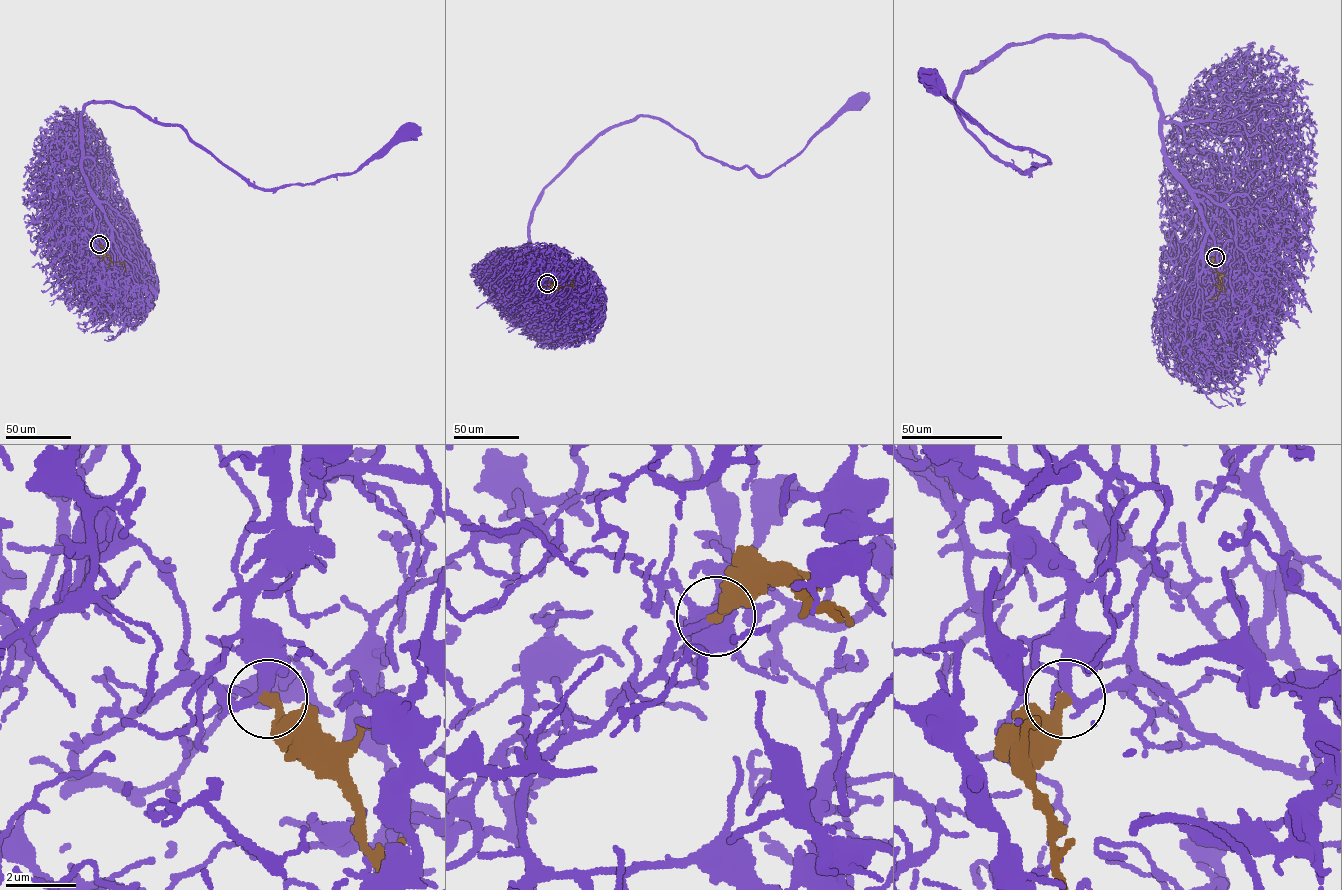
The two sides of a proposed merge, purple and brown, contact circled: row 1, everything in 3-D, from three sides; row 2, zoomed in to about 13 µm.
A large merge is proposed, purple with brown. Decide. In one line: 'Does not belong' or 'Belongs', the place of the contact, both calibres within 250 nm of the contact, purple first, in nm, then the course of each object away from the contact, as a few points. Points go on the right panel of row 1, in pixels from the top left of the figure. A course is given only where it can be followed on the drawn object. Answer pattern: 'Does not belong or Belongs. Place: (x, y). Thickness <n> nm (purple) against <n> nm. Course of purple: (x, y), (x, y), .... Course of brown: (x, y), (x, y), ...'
Does not belong. Place: (1215, 257). Thickness 240 nm (purple) against 280 nm. Course of purple: (1215, 257), (1156, 86), (1103, 43), (1034, 38), (963, 76), (960, 121), (1024, 171), (1047, 159), (931, 81). Course of brown: (1215, 257), (1214, 266), (1223, 274), (1219, 276), (1220, 293), (1208, 299)

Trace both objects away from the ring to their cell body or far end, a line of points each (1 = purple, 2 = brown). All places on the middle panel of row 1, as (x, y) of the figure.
1: (547, 283), (530, 249), (529, 216), (539, 193), (612, 128), (659, 117), (705, 155), (769, 175), (856, 100)
2: (547, 283), (551, 282), (554, 288), (572, 286), (572, 279)

